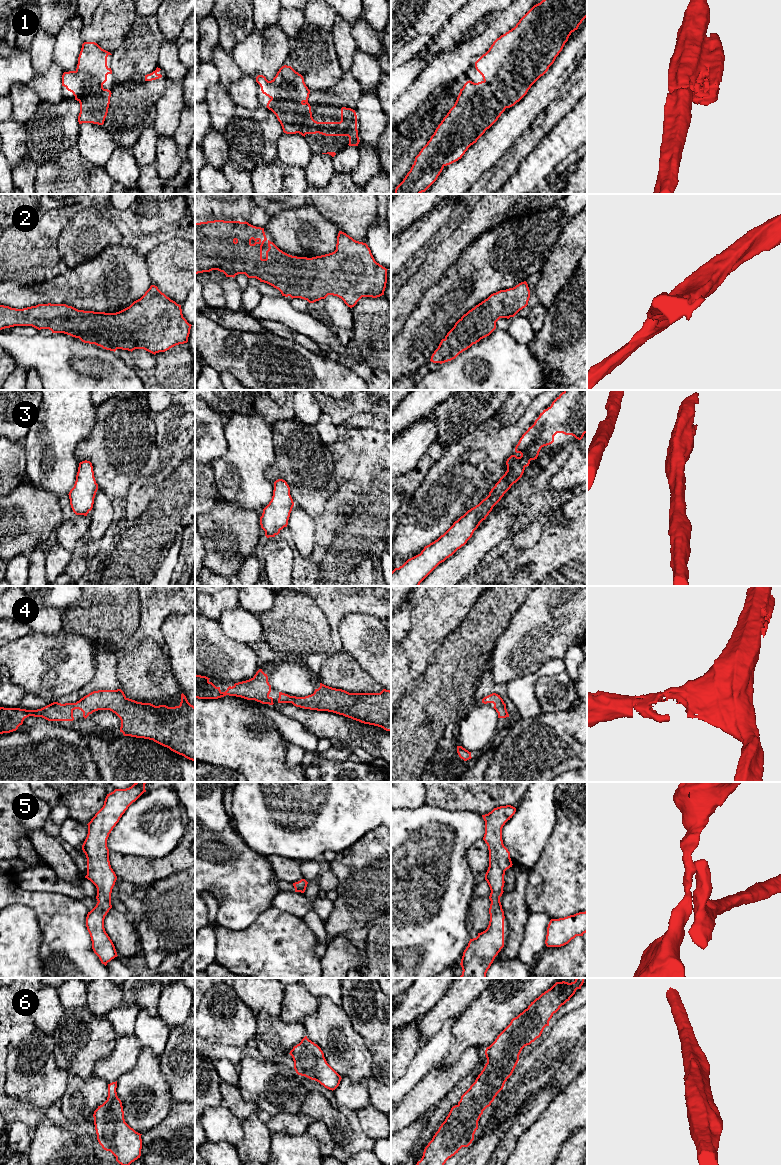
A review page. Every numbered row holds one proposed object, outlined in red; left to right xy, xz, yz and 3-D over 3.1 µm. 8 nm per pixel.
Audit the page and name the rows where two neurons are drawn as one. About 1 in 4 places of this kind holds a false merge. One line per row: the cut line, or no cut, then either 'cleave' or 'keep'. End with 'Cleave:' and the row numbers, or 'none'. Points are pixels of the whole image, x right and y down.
1: no cut; keep
2: no cut; keep
3: no cut; keep
4: no cut; keep
5: no cut; keep
6: no cut; keep
Cleave: none

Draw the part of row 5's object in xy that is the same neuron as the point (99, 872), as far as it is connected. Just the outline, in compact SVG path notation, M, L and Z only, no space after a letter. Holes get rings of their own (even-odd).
M135 782L126 789L115 789L107 794L103 807L88 825L88 834L82 845L87 858L87 875L97 888L97 904L87 914L86 927L92 949L105 966L117 957L115 946L104 928L104 919L111 905L111 893L117 876L111 868L107 839L128 807L144 792L147 782Z

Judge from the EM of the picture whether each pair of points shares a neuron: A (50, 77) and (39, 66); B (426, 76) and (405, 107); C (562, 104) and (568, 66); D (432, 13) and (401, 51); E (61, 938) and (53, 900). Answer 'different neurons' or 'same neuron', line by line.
A: different neurons
B: same neuron
C: different neurons
D: same neuron
E: same neuron

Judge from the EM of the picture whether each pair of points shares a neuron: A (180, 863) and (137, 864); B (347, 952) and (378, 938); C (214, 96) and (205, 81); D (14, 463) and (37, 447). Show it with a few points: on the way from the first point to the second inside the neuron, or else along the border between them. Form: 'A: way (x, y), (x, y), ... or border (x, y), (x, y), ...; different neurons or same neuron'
A: way (169, 864), (148, 865); same neuron
B: way (357, 961), (364, 961), (377, 948); same neuron
C: border (219, 81), (208, 87), (205, 102); different neurons
D: border (23, 442), (25, 450), (25, 475), (27, 478); different neurons

